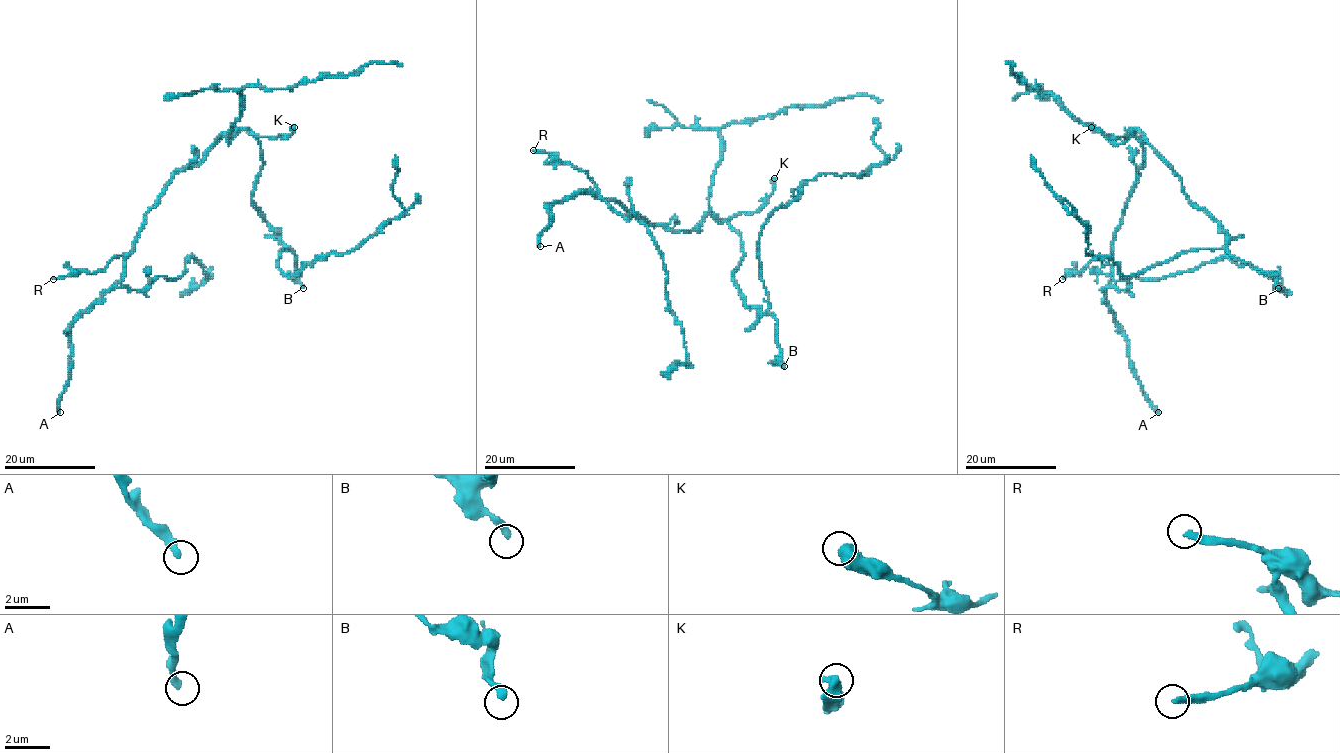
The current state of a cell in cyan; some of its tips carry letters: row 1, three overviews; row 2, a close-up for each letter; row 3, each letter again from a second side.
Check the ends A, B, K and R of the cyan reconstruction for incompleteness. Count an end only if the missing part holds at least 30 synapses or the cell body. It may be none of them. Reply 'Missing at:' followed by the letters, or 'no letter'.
Missing at: R

